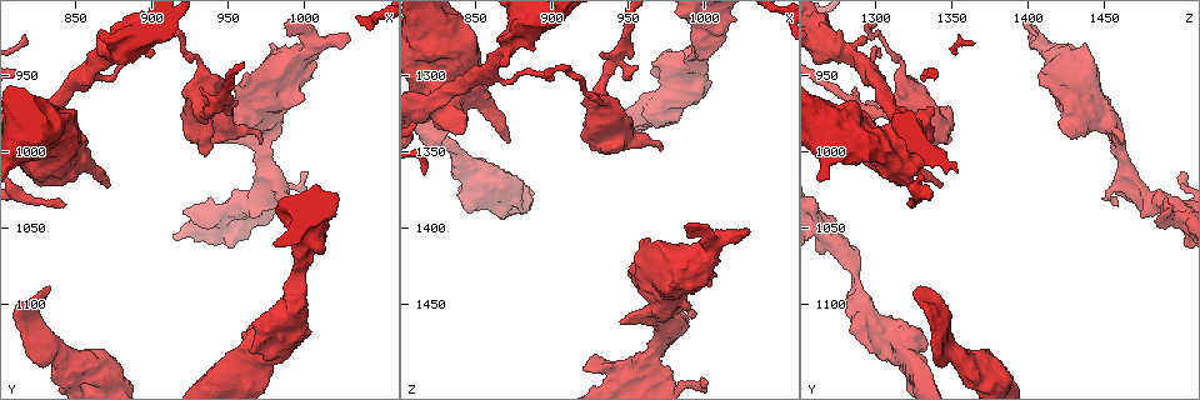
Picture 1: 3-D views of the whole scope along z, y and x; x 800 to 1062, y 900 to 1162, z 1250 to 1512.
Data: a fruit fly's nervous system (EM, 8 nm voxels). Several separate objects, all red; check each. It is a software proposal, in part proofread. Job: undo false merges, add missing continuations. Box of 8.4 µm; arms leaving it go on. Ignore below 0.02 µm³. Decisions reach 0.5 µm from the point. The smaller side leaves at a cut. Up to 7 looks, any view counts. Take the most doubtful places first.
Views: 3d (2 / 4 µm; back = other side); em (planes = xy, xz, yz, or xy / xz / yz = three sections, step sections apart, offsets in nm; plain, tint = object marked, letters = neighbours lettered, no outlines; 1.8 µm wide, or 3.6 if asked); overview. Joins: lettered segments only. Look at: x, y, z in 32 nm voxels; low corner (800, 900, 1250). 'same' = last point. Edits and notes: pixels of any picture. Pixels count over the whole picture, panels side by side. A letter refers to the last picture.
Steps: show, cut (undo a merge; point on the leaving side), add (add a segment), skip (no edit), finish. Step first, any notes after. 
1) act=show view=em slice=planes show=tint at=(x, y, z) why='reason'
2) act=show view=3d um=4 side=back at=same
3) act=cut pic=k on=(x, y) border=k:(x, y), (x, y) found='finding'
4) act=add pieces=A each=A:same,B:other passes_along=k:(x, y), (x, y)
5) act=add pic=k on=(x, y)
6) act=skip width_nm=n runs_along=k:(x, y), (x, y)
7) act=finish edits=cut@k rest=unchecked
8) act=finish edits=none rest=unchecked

act=show view=3d um=2 at=(972, 996, 1346) why='an open end'

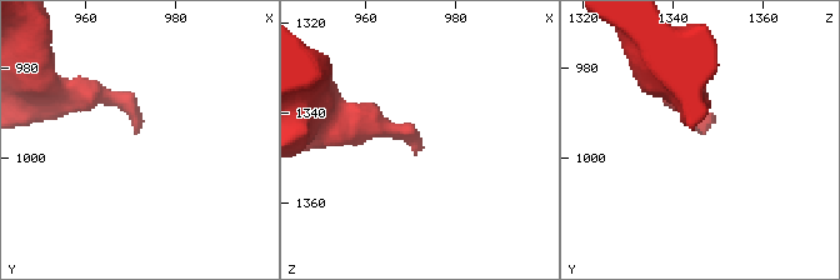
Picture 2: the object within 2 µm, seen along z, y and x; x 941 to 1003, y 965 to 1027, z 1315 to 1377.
act=show view=em slice=planes show=letters at=(971, 994, 1347)

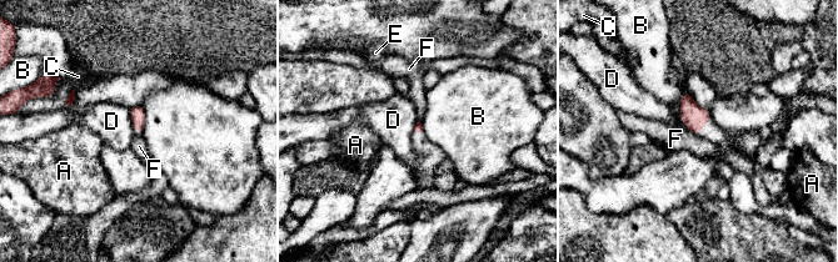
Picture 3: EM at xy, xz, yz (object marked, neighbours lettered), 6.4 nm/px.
act=skip longest_contact=B:180nm each=A:other,B:other,C:other,D:other,E:other,F:other border=3:(129, 109), (133, 124) found='no lettered segment goes on from it'

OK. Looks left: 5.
act=show view=3d um=2 at=(834, 1088, 1330) why='branch stops here'

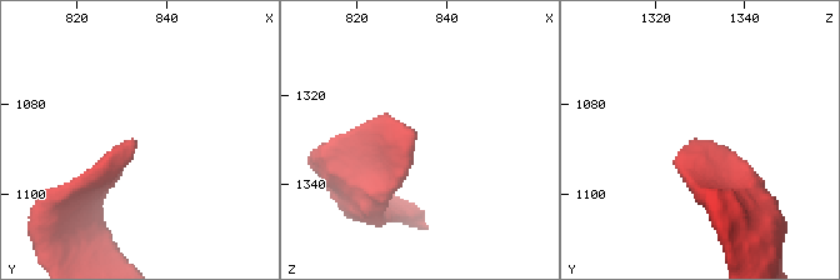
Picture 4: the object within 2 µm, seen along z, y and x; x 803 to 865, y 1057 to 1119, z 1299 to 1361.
act=show view=em slice=yz step=4 show=letters at=(832, 1088, 1329)

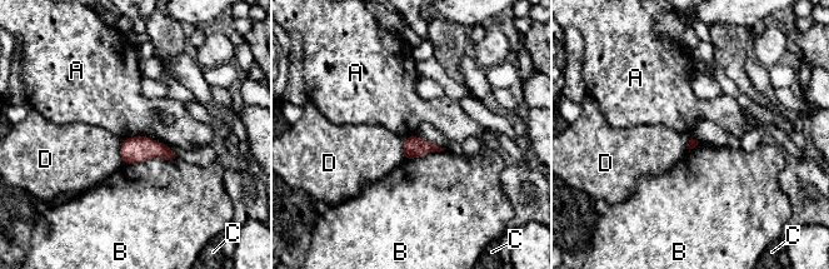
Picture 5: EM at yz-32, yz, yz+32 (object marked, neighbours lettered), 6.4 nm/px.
act=show view=em slice=planes show=letters at=same why='cut it another way'

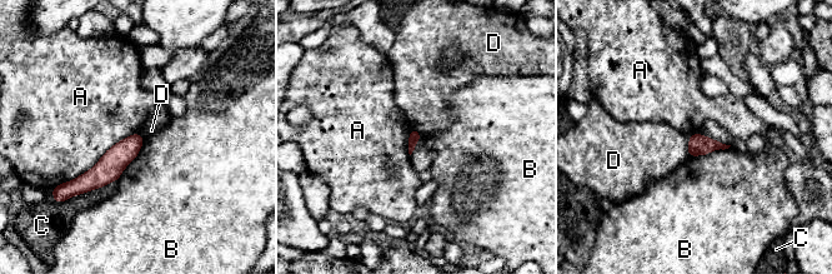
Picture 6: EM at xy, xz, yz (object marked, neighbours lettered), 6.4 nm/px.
act=skip longest_contact=A:550nm each=A:other,B:other,C:other,D:other border=6:(136, 133), (64, 183) found='none of them fits'

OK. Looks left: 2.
act=finish edits=none rest=unchecked

